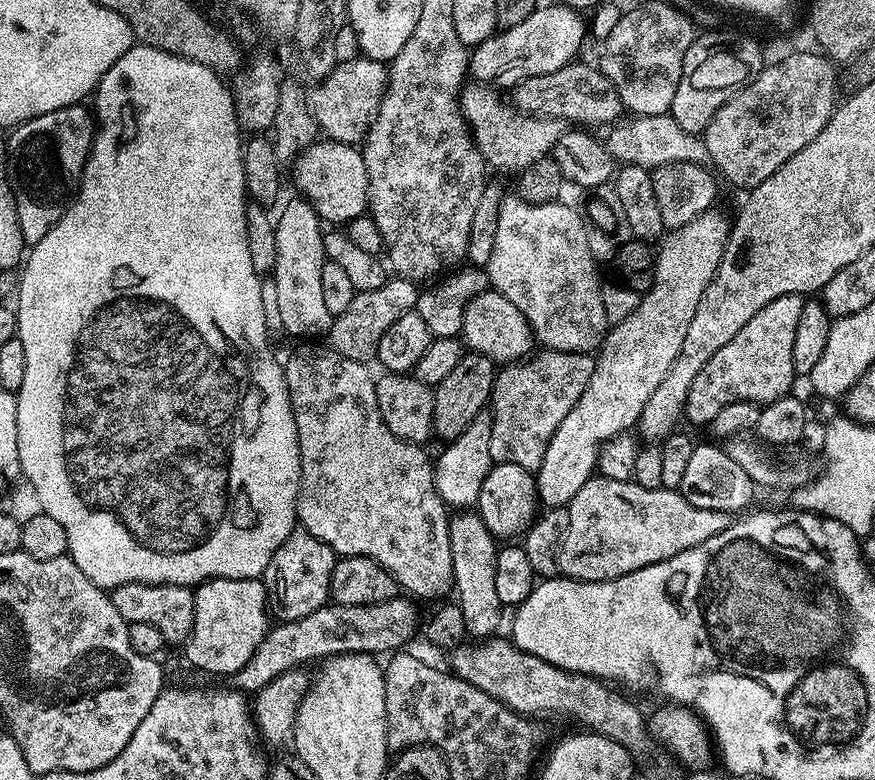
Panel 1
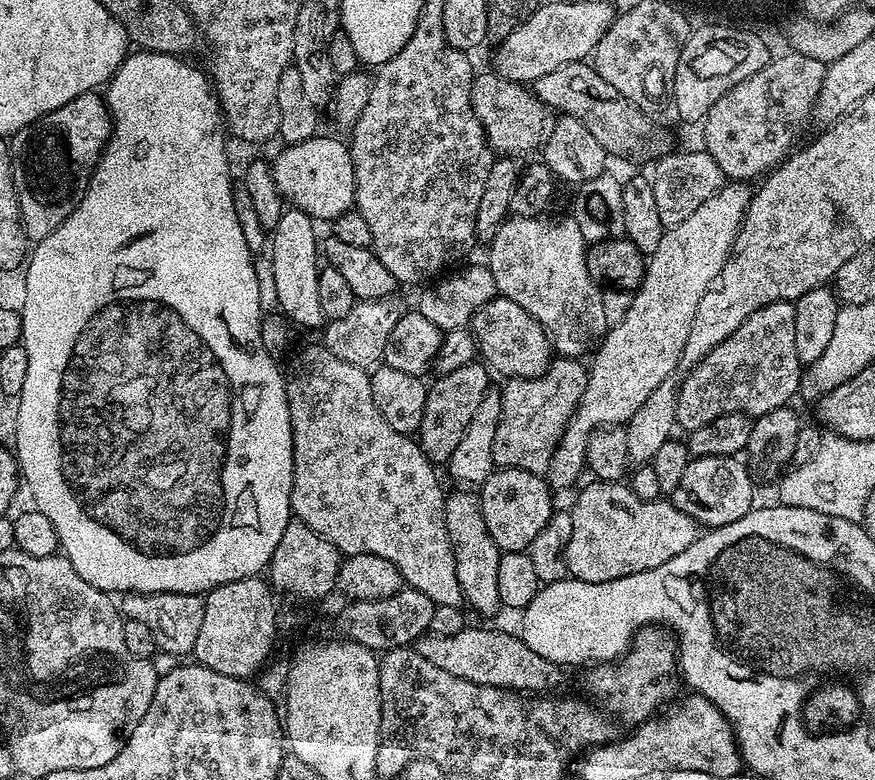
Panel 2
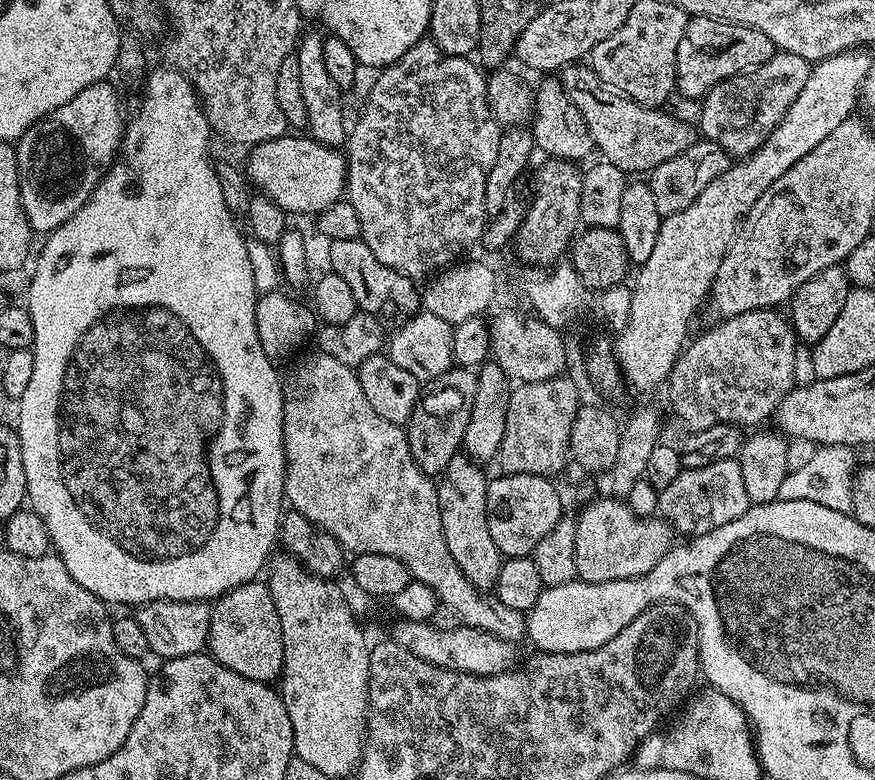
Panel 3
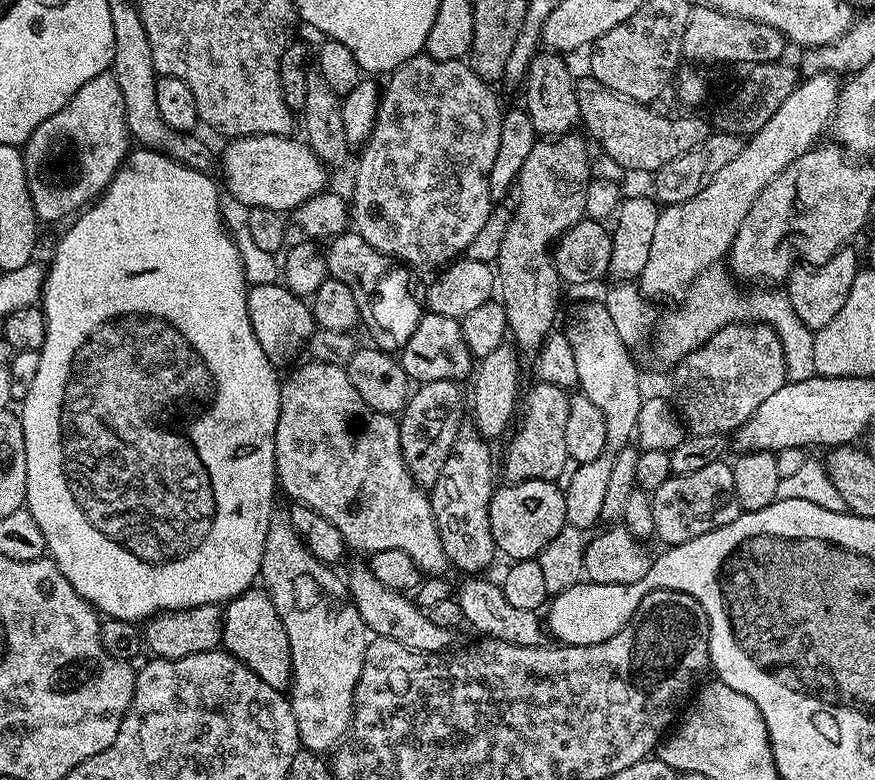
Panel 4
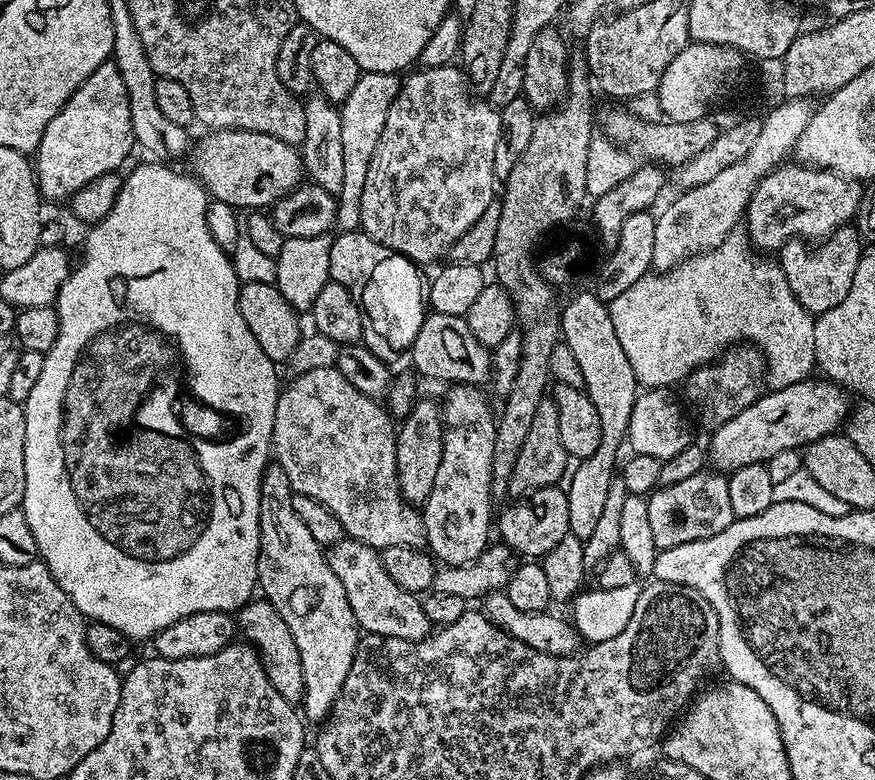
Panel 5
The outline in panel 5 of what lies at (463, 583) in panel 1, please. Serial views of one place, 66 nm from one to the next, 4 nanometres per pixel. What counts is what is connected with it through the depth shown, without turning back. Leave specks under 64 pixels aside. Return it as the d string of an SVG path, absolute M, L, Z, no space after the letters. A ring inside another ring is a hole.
M452 384L442 399L444 441L434 490L422 505L424 542L441 565L474 562L488 547L488 531L494 528L492 507L492 459L497 417L488 405L489 393L475 384ZM484 391L486 393L484 393ZM488 395L488 396L487 396Z

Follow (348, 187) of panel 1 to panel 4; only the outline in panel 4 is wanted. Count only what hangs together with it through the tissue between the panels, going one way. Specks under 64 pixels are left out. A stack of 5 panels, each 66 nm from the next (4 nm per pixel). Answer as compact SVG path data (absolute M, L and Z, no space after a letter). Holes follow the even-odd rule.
M291 135L286 136L238 136L227 141L223 154L219 157L218 164L223 170L224 184L227 195L233 196L249 208L269 208L281 214L295 212L302 202L314 198L319 192L325 191L330 175L329 169L310 150L310 146L300 138L292 140Z

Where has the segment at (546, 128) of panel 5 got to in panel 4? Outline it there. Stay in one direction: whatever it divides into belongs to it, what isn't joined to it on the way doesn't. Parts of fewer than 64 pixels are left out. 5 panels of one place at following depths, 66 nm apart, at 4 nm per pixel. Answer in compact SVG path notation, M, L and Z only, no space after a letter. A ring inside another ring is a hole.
M569 134L549 139L547 142L538 142L534 146L534 150L530 150L530 155L527 156L520 171L518 181L520 193L517 194L516 204L514 203L512 208L512 221L510 226L506 226L506 238L502 238L502 248L498 250L498 258L494 261L498 300L504 305L511 339L521 353L539 352L544 344L544 339L557 327L556 310L560 306L562 281L556 272L552 251L560 236L586 216L584 208L590 181L590 175L588 175L590 160L588 164L588 148L584 145L585 137L576 135Z

